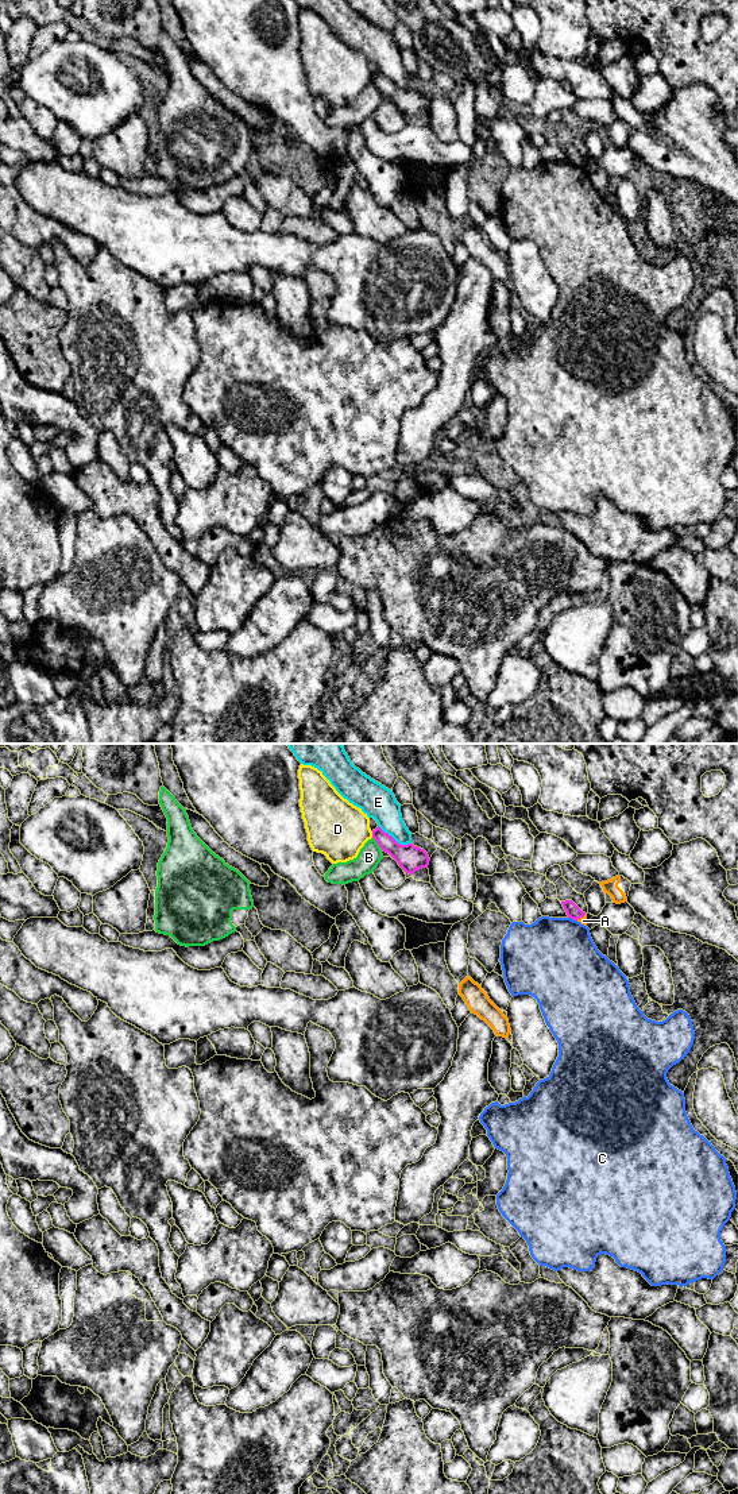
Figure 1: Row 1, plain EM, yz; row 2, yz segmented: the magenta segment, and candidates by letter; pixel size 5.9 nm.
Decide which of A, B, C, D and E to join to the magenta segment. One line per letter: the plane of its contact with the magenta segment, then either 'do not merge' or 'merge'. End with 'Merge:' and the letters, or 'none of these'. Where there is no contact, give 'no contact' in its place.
A: contact in yz; do not merge
B: contact in yz; do not merge
C: contact in yz; do not merge
D: contact in yz; do not merge
E: contact in yz; do not merge
Merge: none of these

